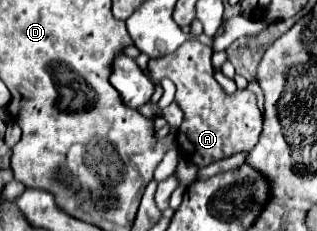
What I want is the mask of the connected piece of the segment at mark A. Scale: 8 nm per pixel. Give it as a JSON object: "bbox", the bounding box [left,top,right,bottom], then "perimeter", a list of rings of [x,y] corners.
{"bbox":[149,39,263,167],"perimeter":[[[189,39],[175,53],[149,61],[149,71],[155,83],[169,77],[177,87],[175,101],[183,111],[177,143],[181,155],[197,167],[231,157],[237,151],[251,151],[259,141],[259,131],[263,125],[263,115],[257,107],[255,95],[249,89],[237,91],[235,95],[225,95],[221,85],[213,79],[211,55],[213,51],[207,49],[207,45],[197,39]]]}

